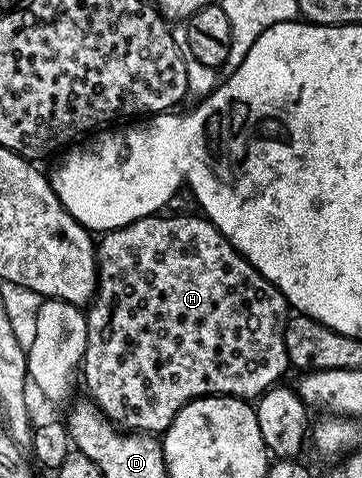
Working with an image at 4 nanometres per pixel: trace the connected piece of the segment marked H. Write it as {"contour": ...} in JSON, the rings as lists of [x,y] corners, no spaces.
{"contour":[[[175,214],[172,218],[163,218],[164,216],[139,218],[119,230],[104,233],[97,242],[95,264],[99,267],[99,280],[95,287],[95,297],[85,310],[87,347],[81,363],[81,382],[83,378],[84,384],[87,385],[86,397],[99,407],[103,417],[124,432],[158,435],[170,426],[176,412],[186,402],[192,402],[195,398],[226,396],[244,400],[258,399],[259,395],[270,390],[282,379],[279,377],[289,370],[283,335],[283,326],[289,317],[286,296],[269,280],[265,280],[265,276],[261,276],[261,272],[257,272],[257,268],[253,268],[253,264],[247,262],[246,258],[232,246],[231,241],[207,217],[195,214]]]}

